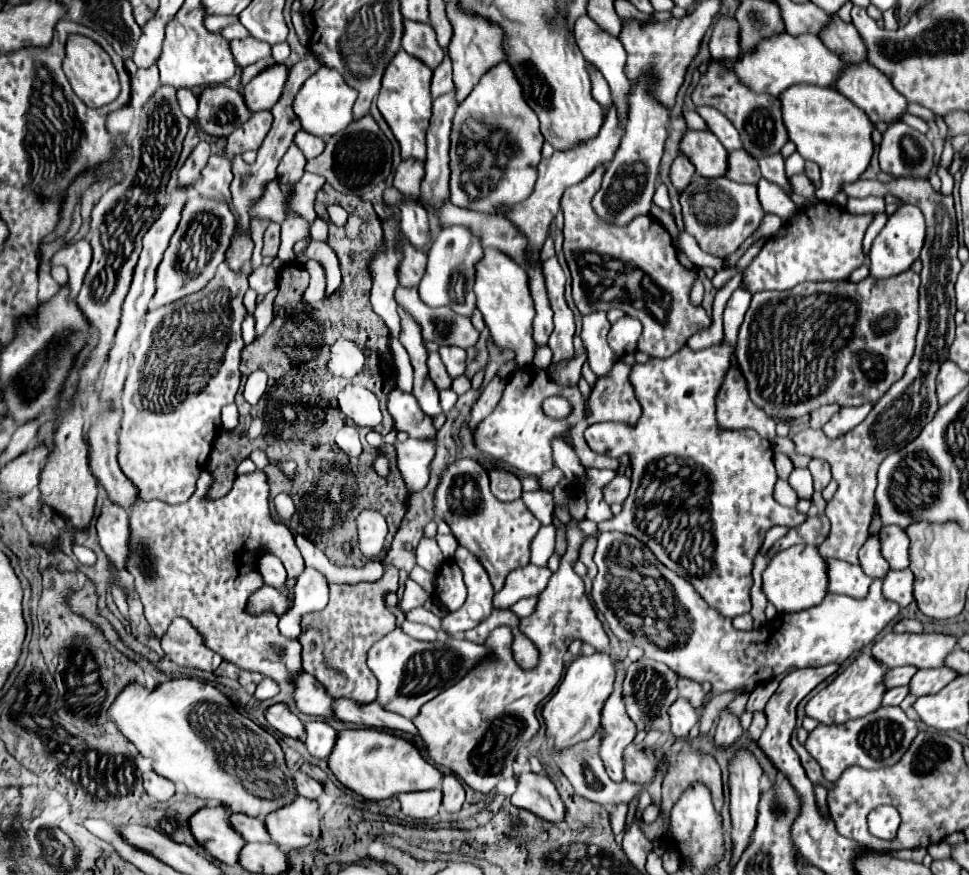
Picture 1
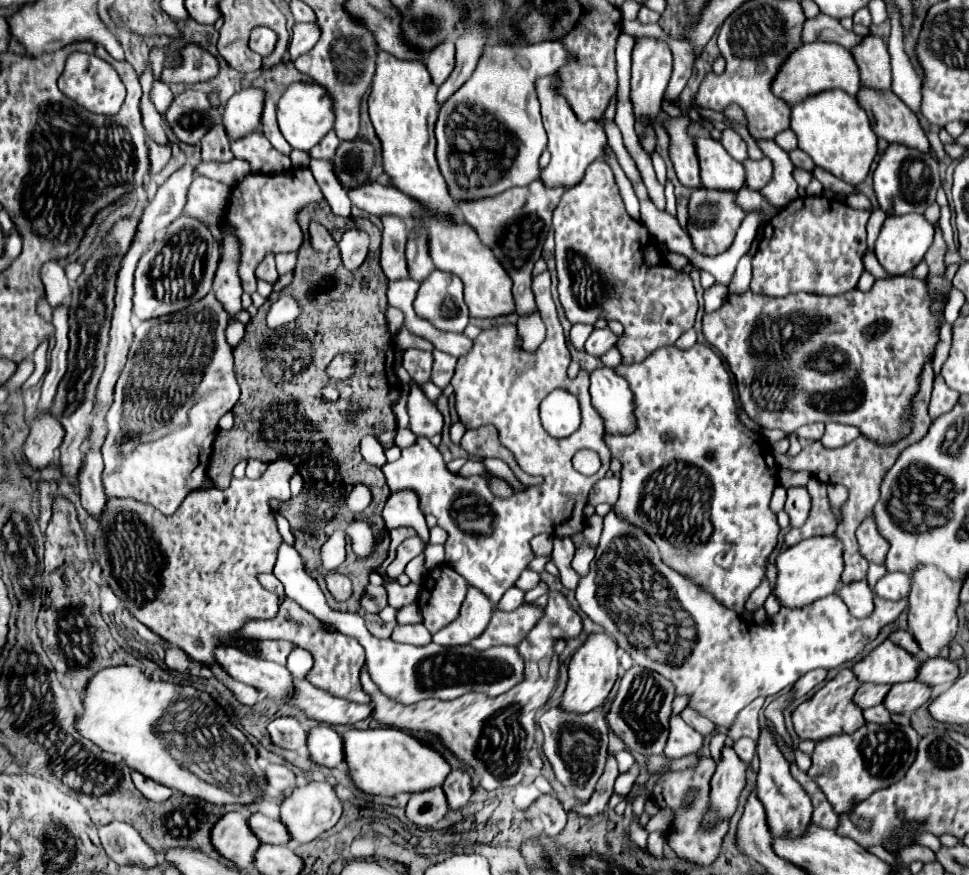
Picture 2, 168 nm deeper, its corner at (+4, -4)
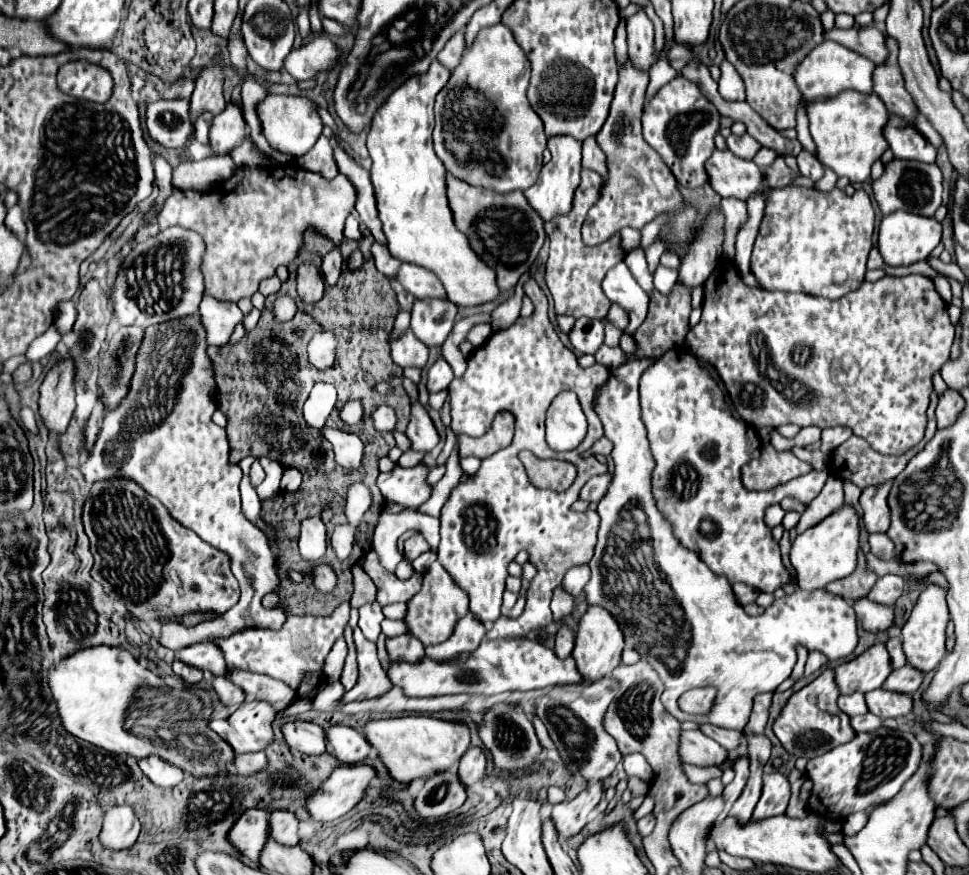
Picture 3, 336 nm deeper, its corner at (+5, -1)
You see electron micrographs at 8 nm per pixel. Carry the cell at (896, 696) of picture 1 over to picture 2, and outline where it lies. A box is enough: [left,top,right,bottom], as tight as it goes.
[864,704,890,724]

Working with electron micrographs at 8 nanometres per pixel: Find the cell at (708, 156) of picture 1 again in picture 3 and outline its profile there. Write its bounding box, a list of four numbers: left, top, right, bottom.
[707,151,765,201]

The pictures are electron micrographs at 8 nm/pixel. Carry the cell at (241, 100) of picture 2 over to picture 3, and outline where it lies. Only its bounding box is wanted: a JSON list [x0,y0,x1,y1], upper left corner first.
[209,103,245,155]

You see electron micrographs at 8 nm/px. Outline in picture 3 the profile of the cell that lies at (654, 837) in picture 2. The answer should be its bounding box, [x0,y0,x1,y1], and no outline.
[637,813,655,837]

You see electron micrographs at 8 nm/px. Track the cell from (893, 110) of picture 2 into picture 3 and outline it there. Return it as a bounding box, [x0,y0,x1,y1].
[883,115,937,163]

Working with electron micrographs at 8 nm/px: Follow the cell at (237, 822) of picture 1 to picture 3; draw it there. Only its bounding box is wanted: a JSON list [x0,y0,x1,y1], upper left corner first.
[271,811,299,847]

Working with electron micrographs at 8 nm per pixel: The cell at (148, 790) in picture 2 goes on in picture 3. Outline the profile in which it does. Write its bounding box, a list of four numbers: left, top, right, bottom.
[139,755,183,787]

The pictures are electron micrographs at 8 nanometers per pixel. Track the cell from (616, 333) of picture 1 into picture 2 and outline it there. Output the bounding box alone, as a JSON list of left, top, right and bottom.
[586,328,618,356]

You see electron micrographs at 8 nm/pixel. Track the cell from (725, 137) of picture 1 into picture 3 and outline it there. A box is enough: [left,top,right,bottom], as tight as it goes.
[727,135,761,159]

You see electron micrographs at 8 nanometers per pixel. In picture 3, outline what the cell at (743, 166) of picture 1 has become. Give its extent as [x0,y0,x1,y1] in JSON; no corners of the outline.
[765,157,801,189]

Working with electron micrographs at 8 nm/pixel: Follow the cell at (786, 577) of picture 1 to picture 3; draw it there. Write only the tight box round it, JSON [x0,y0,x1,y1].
[791,505,859,591]

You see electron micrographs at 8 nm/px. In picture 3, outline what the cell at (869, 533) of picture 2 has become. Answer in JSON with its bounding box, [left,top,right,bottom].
[859,481,893,533]

